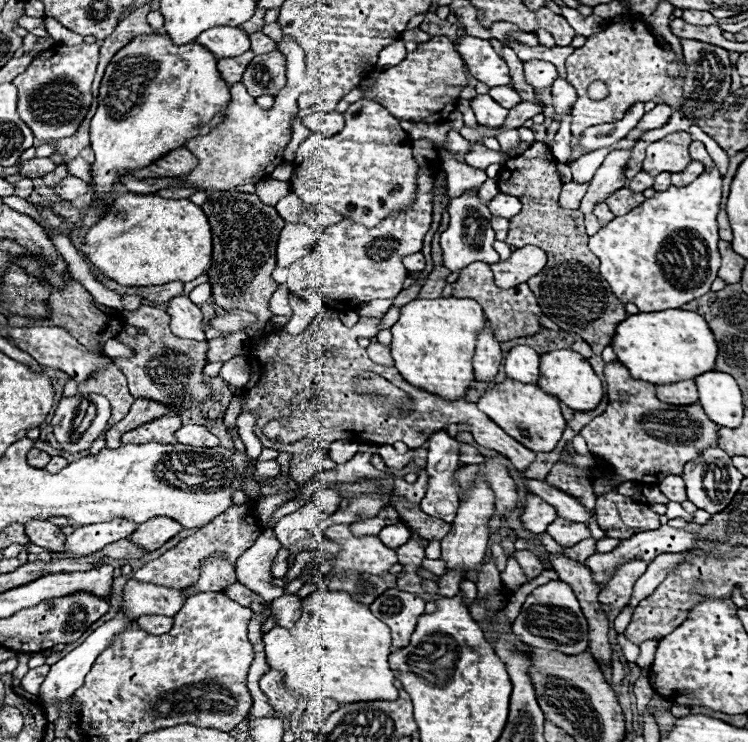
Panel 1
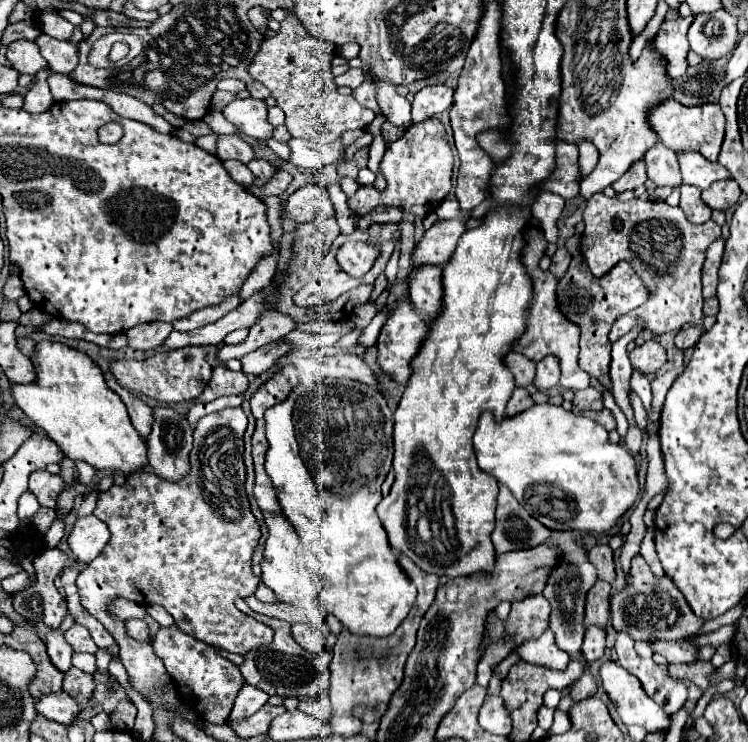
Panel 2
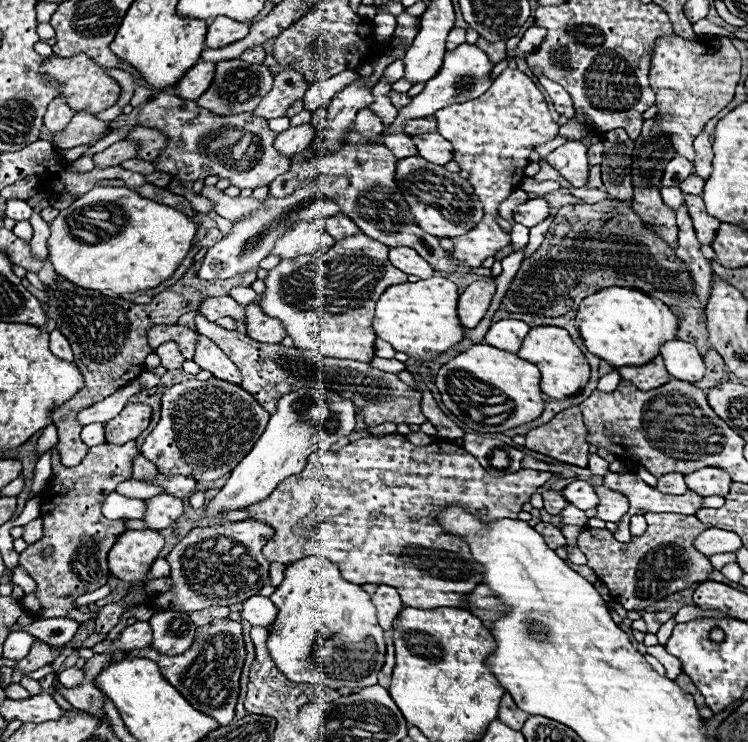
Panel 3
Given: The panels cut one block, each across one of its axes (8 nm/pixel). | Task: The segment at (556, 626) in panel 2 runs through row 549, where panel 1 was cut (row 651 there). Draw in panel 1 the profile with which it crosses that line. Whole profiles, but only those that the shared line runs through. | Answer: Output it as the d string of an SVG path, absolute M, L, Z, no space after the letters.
M550 580L526 598L518 618L514 620L516 634L534 648L556 650L564 654L580 654L588 648L588 622L582 614L582 608L568 584L562 580Z

